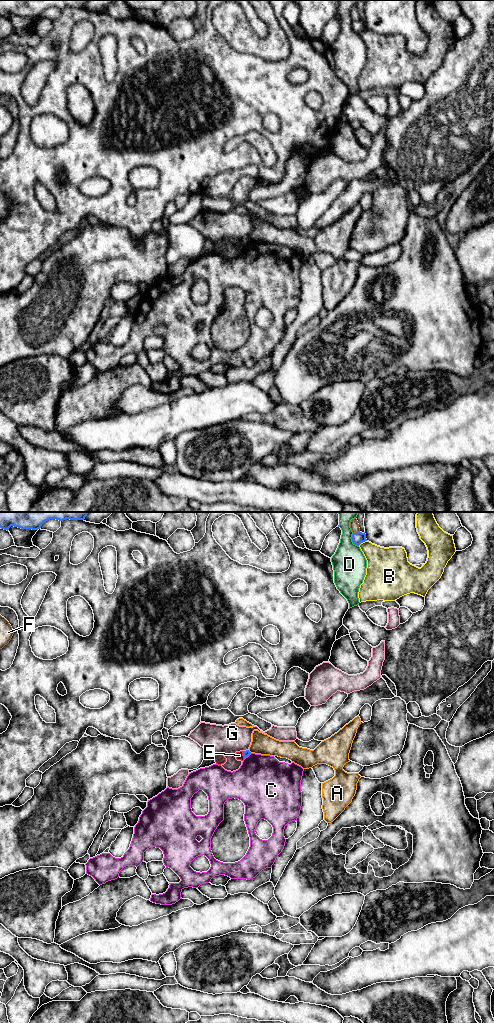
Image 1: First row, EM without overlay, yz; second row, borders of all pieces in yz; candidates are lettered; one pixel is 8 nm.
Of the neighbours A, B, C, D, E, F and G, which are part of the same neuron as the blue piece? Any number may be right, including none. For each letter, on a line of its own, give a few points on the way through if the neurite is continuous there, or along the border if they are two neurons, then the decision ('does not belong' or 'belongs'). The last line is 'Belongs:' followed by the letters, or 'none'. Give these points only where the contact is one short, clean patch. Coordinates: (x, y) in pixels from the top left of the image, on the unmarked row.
A: does not belong
B: does not belong
C: does not belong
D: does not belong
E: along yz (242, 239), (244, 245) | does not belong
F: does not belong
G: does not belong
Belongs: none

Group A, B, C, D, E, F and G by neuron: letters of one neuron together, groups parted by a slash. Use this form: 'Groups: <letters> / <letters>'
Groups: A / B / C / D / E / F / G

